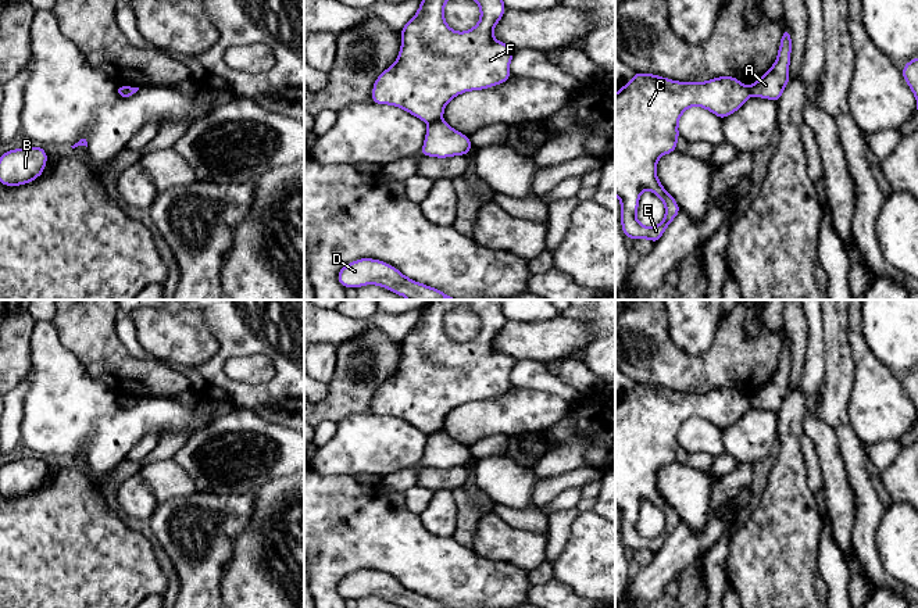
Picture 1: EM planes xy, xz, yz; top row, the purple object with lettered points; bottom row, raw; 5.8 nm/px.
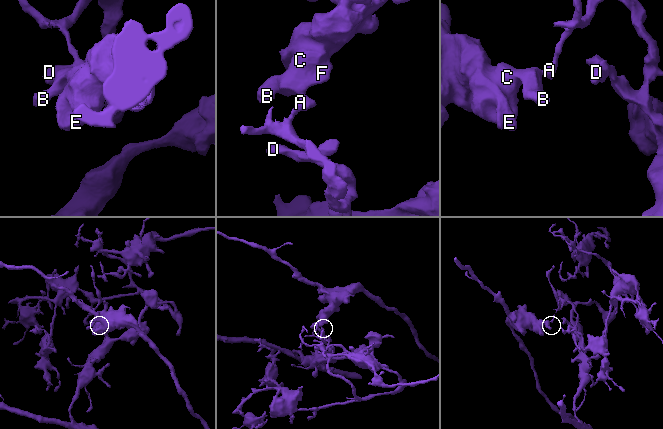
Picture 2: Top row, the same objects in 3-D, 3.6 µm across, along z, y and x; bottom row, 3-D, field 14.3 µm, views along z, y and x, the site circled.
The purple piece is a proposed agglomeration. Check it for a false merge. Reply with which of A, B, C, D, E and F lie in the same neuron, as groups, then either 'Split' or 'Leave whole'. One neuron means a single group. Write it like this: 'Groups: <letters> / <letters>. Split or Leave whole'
Groups: A D / B C E F. Split

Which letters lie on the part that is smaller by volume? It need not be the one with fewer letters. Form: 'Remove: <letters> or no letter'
Remove: B, C, E, F

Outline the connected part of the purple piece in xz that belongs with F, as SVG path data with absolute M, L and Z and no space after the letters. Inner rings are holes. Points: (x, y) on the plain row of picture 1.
M432 300L422 307L414 329L401 340L401 360L394 375L374 394L372 414L400 418L414 428L433 434L442 430L447 414L469 401L504 394L515 360L497 353L493 341L504 326L503 300ZM457 305L475 311L481 319L479 333L467 343L453 341L444 332L444 315Z

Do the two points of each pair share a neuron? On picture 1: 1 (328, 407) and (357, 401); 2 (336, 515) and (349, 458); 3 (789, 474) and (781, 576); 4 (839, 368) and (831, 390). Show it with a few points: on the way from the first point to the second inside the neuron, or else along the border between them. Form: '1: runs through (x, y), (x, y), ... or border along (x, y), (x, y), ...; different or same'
1: runs through (335, 407), (340, 401), (350, 401); same
2: border along (318, 472), (354, 476); different
3: runs through (788, 499), (788, 522), (781, 535), (781, 551); same
4: runs through (839, 374), (836, 385); same

